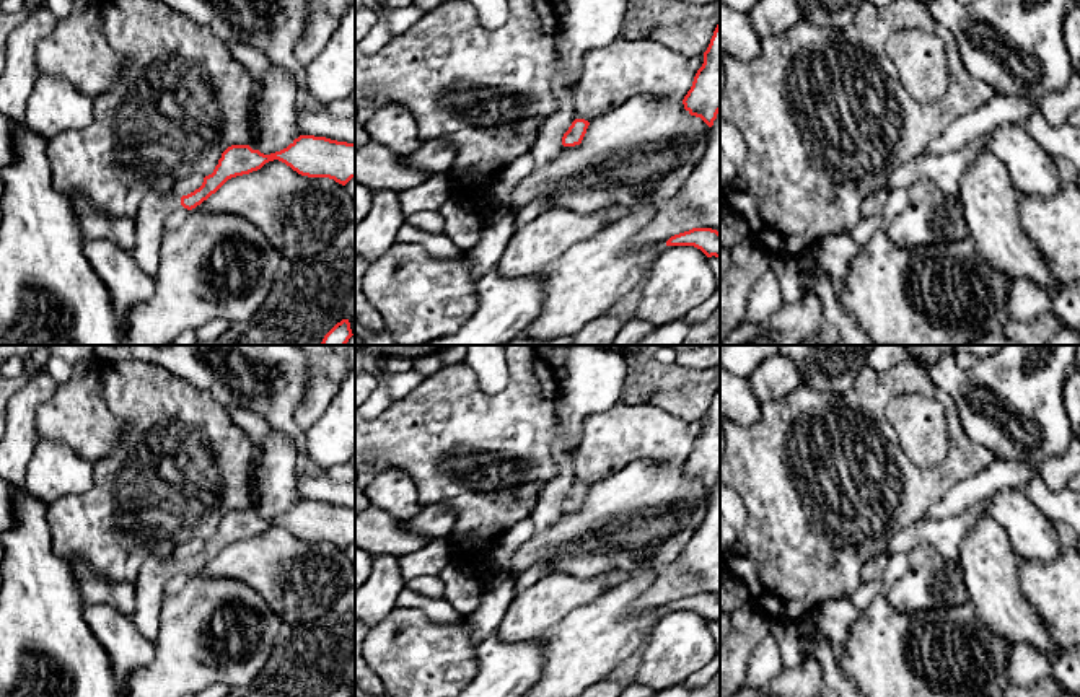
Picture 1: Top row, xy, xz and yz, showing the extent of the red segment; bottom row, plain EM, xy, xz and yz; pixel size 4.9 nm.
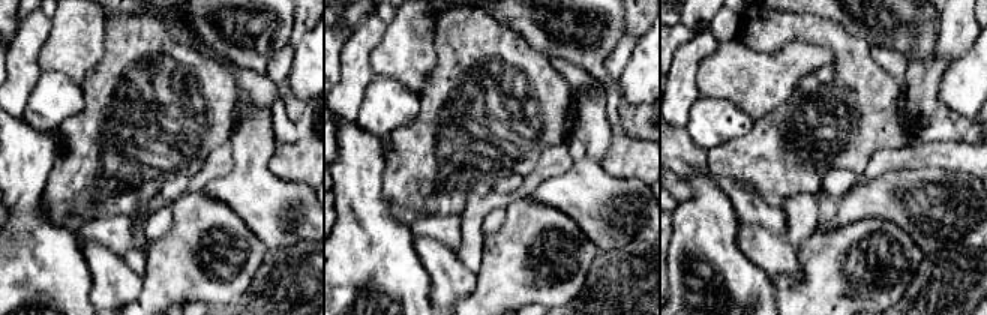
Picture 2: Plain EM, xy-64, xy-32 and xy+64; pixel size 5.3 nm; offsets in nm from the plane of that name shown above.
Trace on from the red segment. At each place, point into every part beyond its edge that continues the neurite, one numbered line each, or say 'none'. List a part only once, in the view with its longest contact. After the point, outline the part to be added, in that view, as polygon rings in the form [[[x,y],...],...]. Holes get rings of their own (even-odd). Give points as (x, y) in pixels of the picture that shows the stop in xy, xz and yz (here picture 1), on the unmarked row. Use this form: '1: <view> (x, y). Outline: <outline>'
1: xy (150, 583). Outline: [[[148,557],[137,575],[135,585],[135,611],[132,622],[138,632],[148,640],[155,642],[158,637],[158,619],[161,603],[165,599],[165,588],[169,578],[181,570],[181,562],[174,557],[155,559]]]

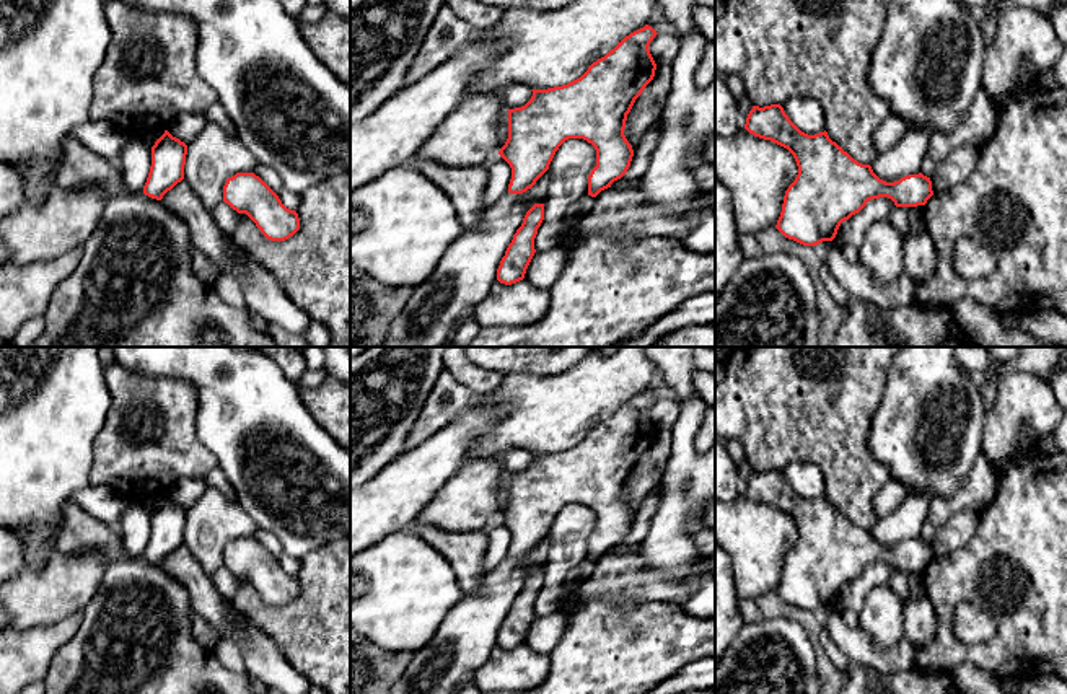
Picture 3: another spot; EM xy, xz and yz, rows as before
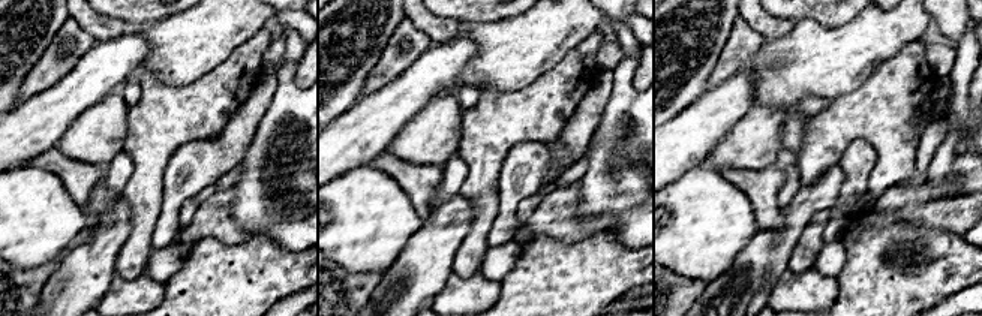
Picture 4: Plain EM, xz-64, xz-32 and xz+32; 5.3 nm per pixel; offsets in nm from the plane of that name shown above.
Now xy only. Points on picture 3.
none

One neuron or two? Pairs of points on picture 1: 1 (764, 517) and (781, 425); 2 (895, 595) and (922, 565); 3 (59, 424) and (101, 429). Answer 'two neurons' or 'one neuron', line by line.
1: one neuron
2: one neuron
3: one neuron

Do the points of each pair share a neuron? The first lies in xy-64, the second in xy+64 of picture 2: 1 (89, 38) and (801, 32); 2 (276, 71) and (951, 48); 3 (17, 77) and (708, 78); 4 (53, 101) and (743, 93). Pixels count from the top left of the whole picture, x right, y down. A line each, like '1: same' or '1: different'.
1: different
2: same
3: different
4: different

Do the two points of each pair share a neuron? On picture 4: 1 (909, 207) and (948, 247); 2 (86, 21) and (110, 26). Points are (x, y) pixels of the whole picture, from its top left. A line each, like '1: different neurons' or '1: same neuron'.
1: different neurons
2: same neuron

